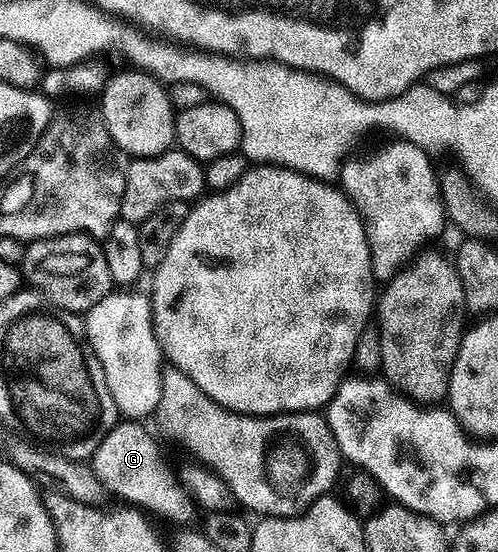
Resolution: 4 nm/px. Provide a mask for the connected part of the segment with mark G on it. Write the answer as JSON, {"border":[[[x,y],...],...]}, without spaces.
{"border":[[[119,421],[115,428],[101,441],[90,460],[91,468],[101,481],[101,485],[112,496],[124,499],[124,504],[134,505],[144,512],[152,511],[175,525],[187,525],[197,513],[196,502],[183,486],[180,476],[171,472],[169,464],[163,460],[163,451],[155,444],[155,439],[143,428],[139,421]]]}

